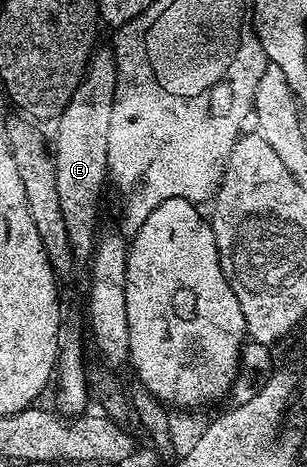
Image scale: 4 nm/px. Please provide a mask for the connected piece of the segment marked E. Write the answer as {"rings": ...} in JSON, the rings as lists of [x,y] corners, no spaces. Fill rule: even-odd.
{"rings":[[[101,46],[94,51],[89,60],[87,70],[75,90],[71,94],[71,102],[56,117],[57,134],[51,140],[53,153],[53,165],[55,166],[55,186],[59,190],[59,210],[63,210],[63,226],[67,226],[67,238],[73,251],[74,261],[89,262],[93,257],[94,248],[99,241],[97,232],[97,211],[101,208],[101,187],[107,184],[109,163],[107,162],[107,134],[111,131],[111,114],[115,102],[115,90],[117,89],[117,63],[113,57],[113,49],[109,46]]]}

